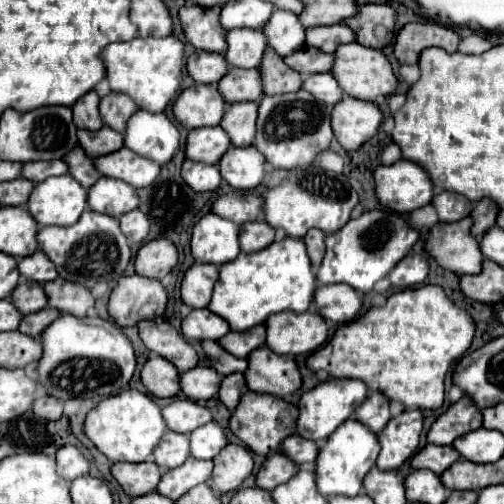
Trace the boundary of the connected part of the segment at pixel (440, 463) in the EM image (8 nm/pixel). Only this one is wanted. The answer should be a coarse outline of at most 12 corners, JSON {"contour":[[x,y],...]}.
{"contour":[[429,443],[411,459],[413,469],[441,475],[461,455],[453,445]]}

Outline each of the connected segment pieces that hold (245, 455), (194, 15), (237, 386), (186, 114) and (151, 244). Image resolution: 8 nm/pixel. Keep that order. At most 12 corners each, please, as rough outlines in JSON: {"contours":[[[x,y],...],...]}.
{"contours":[[[229,443],[215,461],[211,487],[237,491],[253,473],[249,449]],[[181,7],[185,37],[197,49],[225,55],[219,9]],[[243,373],[223,377],[219,399],[233,411],[247,391]],[[195,83],[173,113],[187,129],[219,125],[225,99],[217,85]],[[171,239],[147,241],[135,271],[163,279],[179,261]]]}

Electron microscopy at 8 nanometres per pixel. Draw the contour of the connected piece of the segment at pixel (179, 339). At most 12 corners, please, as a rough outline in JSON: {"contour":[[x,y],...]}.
{"contour":[[165,319],[141,321],[145,347],[181,373],[197,367],[195,349]]}

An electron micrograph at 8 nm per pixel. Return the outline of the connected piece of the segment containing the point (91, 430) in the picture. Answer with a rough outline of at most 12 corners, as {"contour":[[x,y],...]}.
{"contour":[[137,389],[103,399],[85,435],[113,463],[149,461],[167,423]]}

